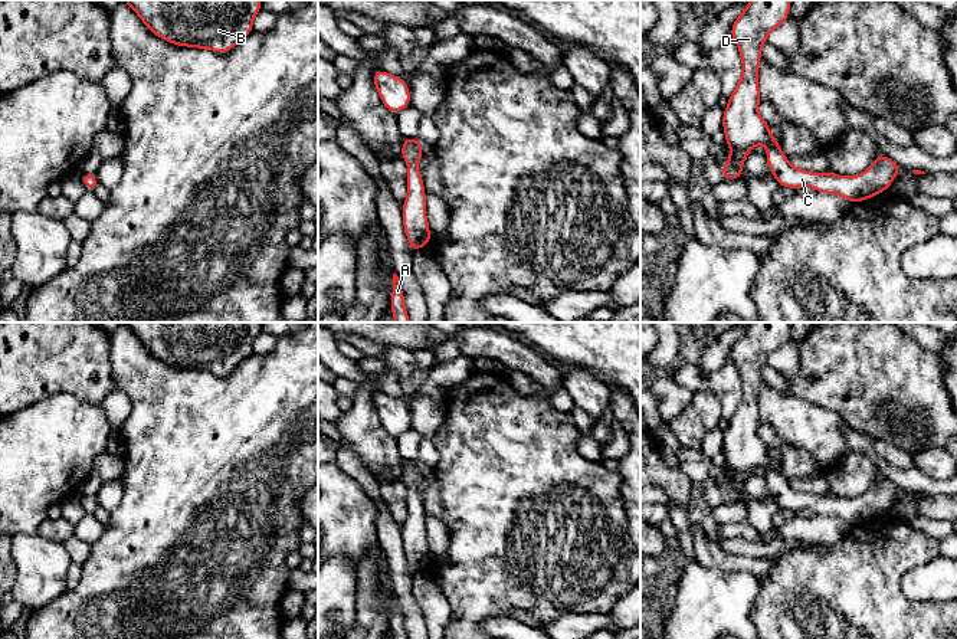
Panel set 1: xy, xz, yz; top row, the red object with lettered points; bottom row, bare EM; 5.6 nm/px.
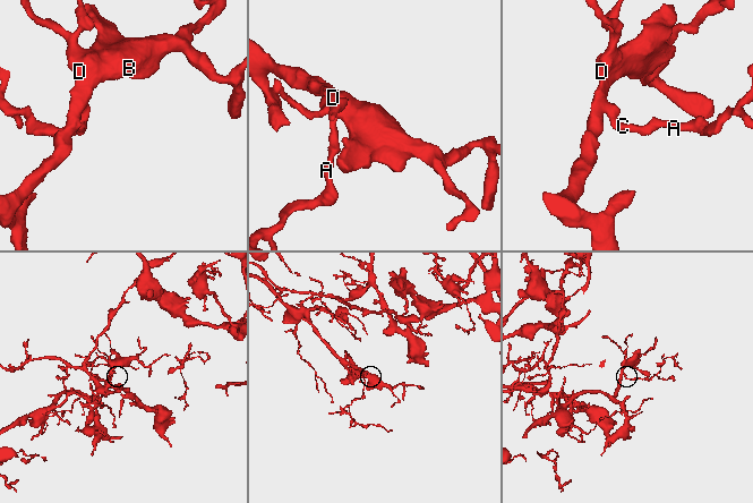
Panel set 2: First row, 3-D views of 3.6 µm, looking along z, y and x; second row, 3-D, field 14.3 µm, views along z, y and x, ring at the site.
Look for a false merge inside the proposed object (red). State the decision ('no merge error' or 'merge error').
no merge error

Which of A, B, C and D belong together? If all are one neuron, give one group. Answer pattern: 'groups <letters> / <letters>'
groups A B C D

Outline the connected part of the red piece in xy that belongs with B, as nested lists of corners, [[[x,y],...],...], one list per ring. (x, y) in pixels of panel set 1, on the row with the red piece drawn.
[[[122,0],[157,37],[186,47],[230,52],[253,32],[260,0]]]

